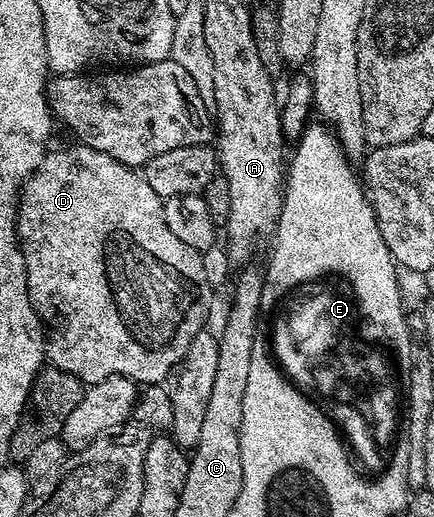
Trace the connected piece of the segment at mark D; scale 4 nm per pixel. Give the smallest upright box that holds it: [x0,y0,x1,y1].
[19,146,213,385]

